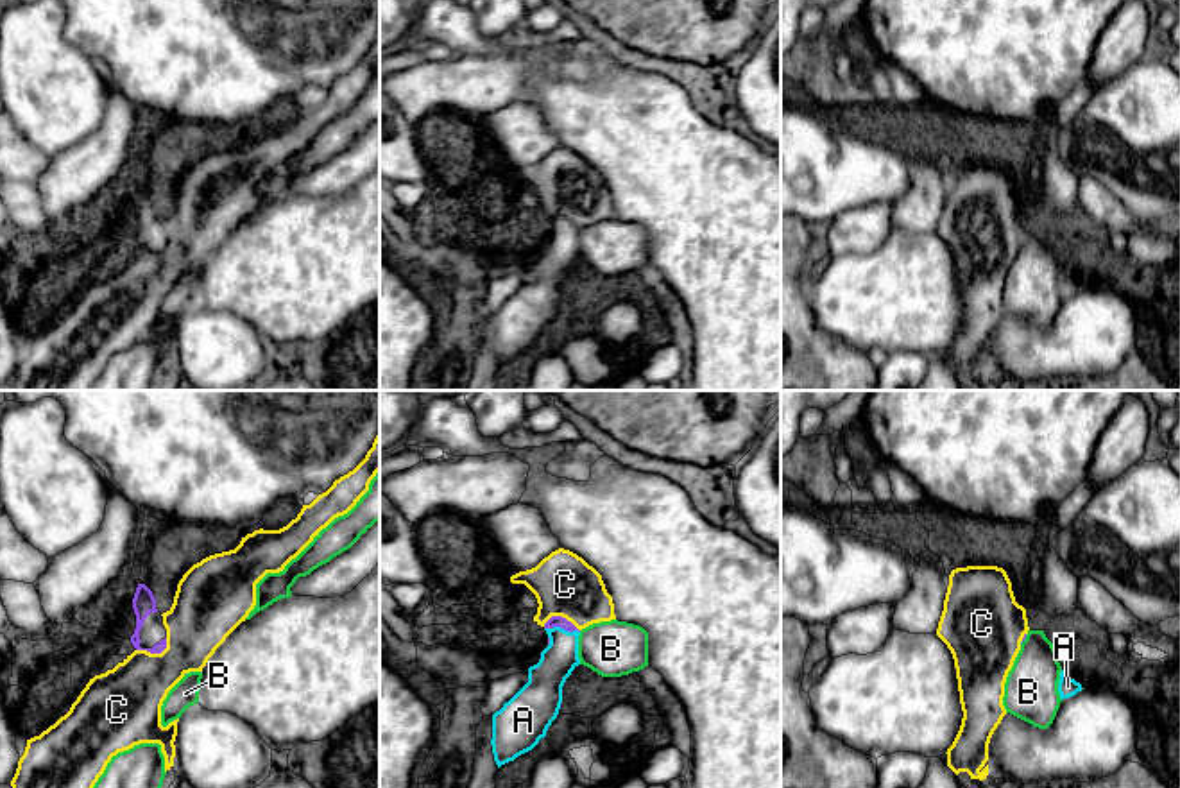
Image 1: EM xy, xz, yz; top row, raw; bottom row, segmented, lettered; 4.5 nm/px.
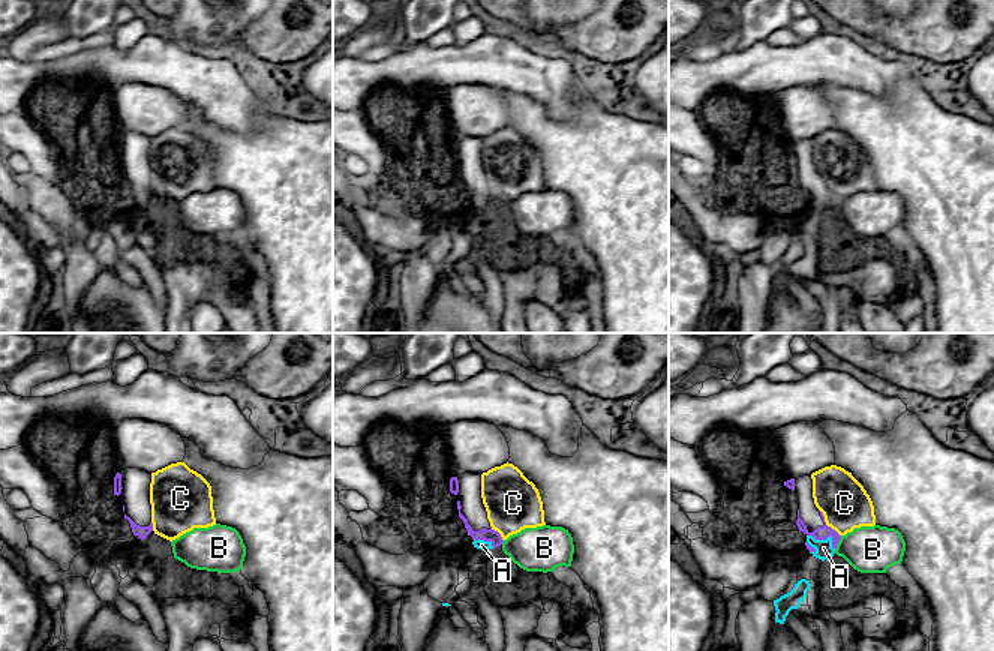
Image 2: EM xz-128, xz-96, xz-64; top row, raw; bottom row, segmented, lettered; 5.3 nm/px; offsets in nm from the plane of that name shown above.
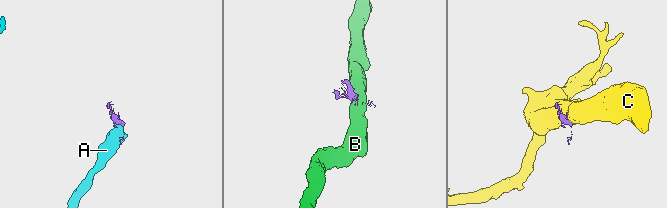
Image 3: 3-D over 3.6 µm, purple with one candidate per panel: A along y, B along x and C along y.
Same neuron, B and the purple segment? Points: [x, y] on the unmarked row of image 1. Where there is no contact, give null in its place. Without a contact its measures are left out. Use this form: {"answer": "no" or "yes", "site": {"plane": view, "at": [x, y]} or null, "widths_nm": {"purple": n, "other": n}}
{"answer": "no", "site": {"plane": "yz", "at": [1025, 237]}, "widths_nm": {"purple": 20, "other": 240}}

